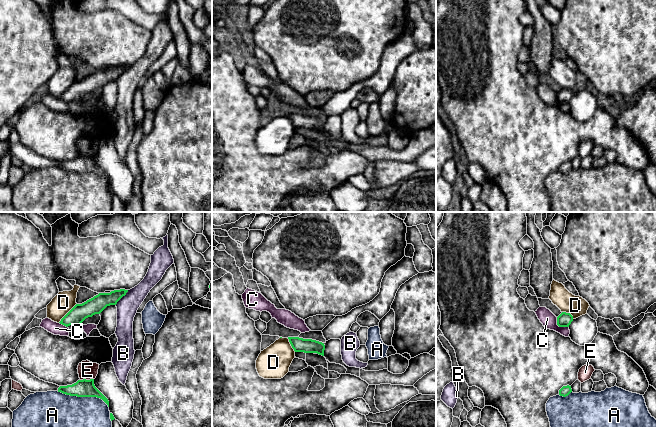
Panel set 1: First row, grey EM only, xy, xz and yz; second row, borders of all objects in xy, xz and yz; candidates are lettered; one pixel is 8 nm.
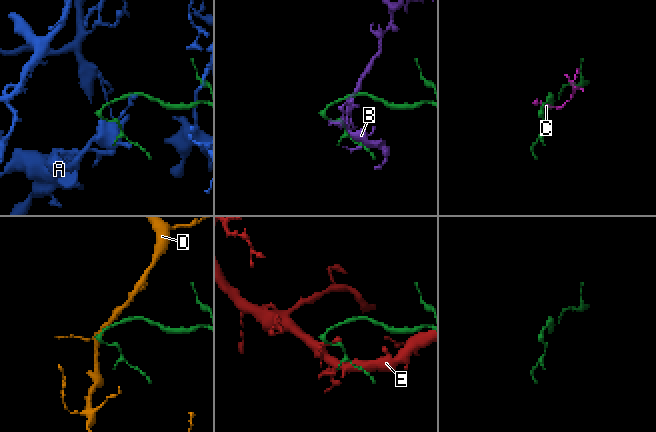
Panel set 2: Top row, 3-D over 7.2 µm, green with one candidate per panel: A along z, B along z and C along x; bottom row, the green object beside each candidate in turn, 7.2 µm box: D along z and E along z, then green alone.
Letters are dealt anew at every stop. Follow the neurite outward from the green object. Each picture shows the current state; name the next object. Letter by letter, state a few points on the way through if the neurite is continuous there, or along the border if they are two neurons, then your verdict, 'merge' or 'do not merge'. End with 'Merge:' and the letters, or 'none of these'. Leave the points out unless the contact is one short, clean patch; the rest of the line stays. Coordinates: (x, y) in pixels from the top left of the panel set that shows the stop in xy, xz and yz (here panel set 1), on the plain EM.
A: do not merge
B: do not merge
C: border along yz (556, 93), (556, 99), (559, 102), (568, 103); do not merge
D: border along xy (76, 79), (58, 98); do not merge
E: do not merge
Merge: none of these

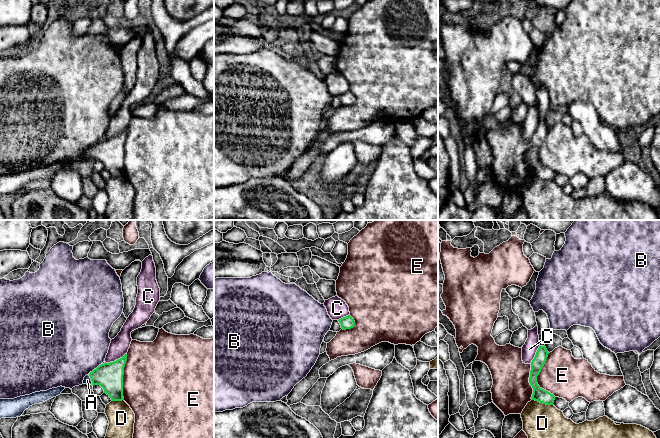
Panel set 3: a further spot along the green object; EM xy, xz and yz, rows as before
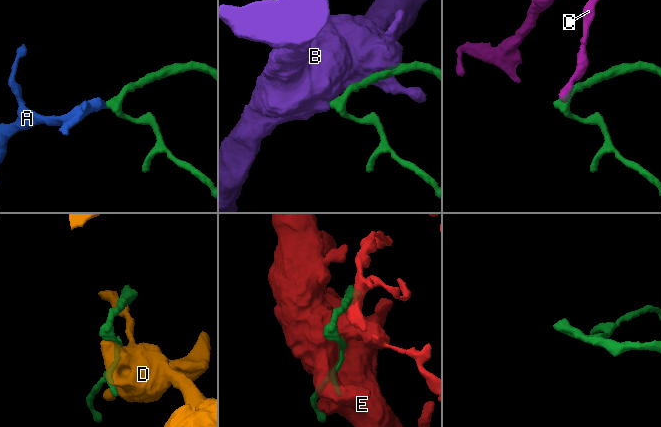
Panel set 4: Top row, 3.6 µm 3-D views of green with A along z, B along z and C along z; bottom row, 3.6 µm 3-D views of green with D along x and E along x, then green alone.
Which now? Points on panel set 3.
A: runs through xy (109, 152), (98, 152), (91, 155), (87, 156); merge
B: do not merge
C: border along xy (126, 129), (113, 137), (105, 138); do not merge
D: do not merge
E: do not merge
Merge: A

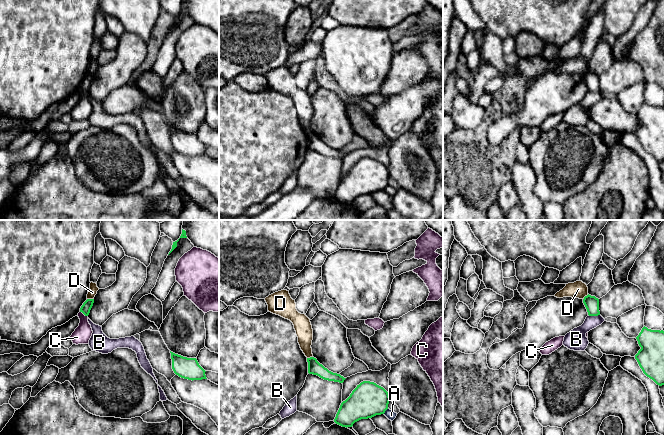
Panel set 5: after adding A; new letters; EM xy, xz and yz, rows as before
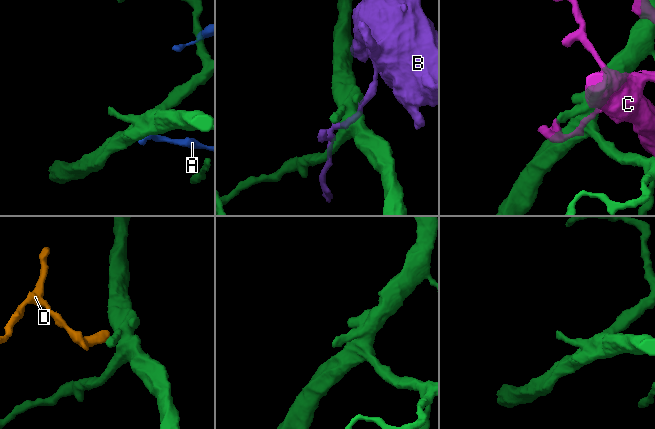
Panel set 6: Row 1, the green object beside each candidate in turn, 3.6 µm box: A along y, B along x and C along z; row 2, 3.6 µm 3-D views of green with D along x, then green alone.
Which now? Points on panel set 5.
A: do not merge
B: do not merge
C: do not merge
D: border along xy (87, 74), (93, 75); do not merge
Merge: none of these

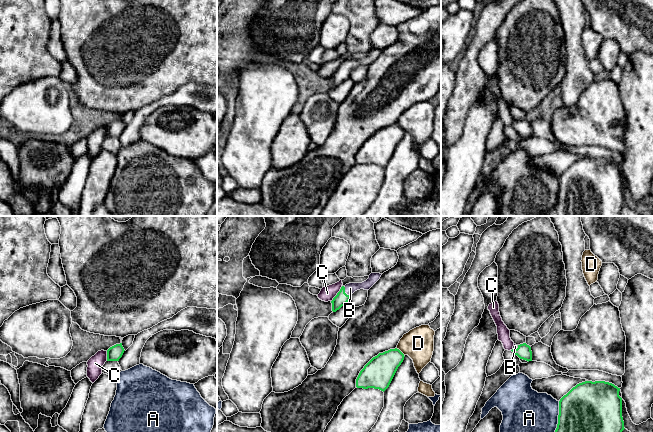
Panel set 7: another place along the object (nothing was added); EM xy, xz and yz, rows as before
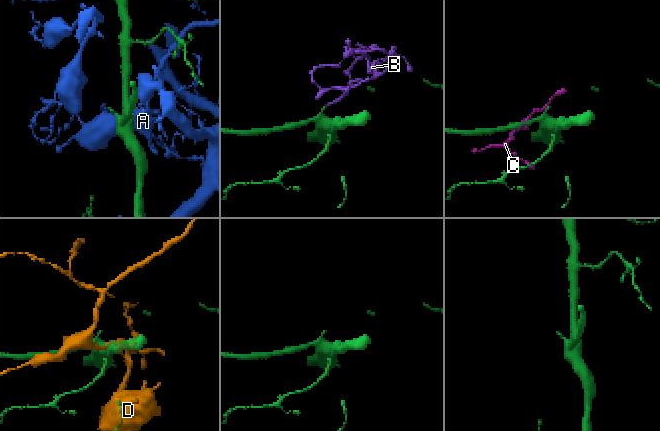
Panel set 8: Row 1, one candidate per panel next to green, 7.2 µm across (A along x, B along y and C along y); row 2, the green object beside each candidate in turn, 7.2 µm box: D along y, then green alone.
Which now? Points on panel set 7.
A: do not merge
B: runs through xz (341, 74), (344, 67), (350, 64); merge
C: border along xz (342, 62), (331, 77); do not merge
D: do not merge
Merge: B

